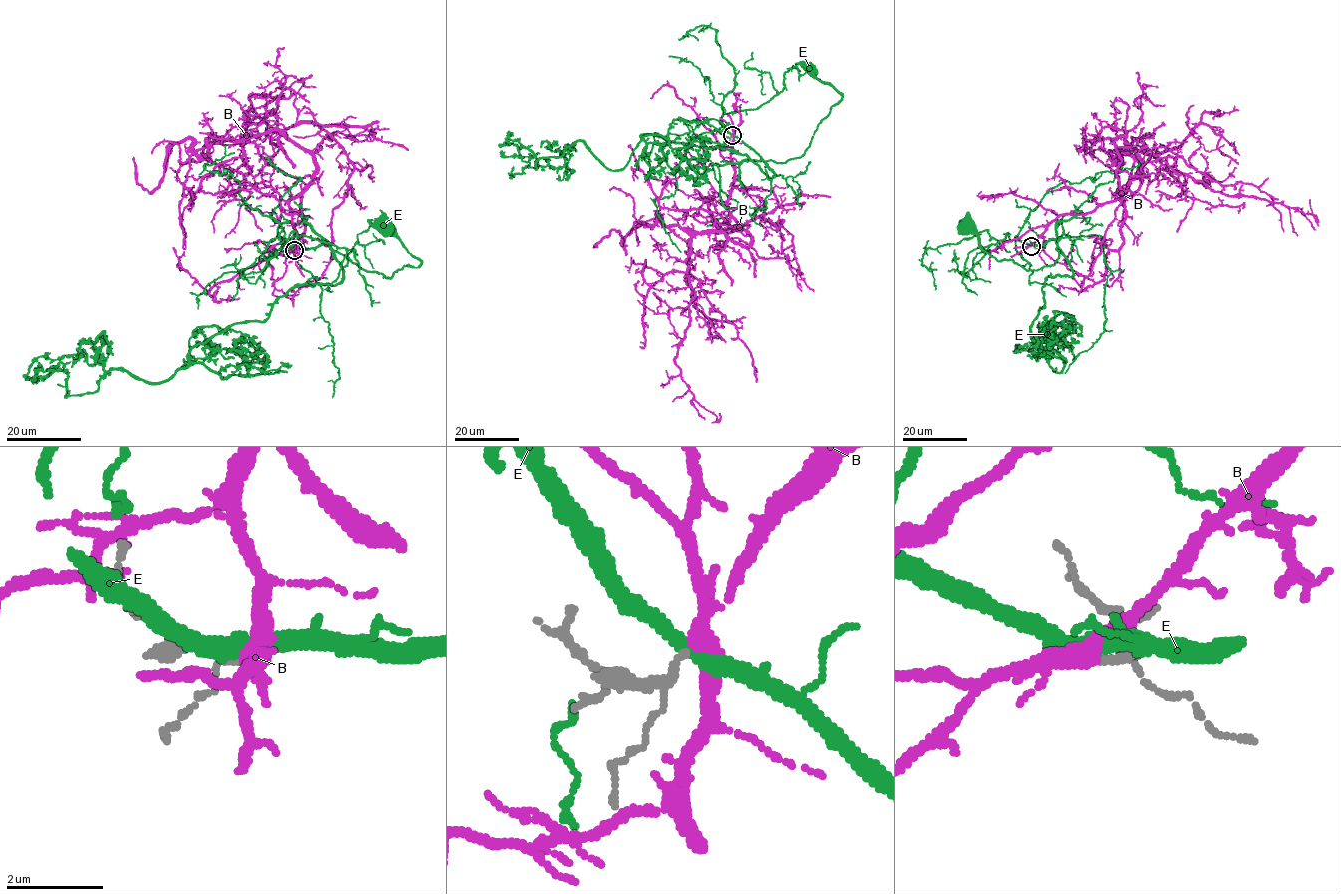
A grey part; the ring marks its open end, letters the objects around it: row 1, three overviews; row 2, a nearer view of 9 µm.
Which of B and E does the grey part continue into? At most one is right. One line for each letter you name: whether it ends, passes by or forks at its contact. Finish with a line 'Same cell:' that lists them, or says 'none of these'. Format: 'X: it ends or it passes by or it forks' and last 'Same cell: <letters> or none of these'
B: it passes by
Same cell: B

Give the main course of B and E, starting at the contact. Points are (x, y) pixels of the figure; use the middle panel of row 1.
B: (732, 134), (728, 208), (751, 240), (691, 239), (695, 294), (675, 360), (693, 398), (720, 413)
E: (732, 135), (738, 137), (765, 161), (785, 163), (800, 157), (818, 125), (842, 96), (809, 69)

